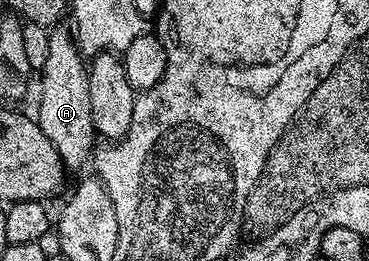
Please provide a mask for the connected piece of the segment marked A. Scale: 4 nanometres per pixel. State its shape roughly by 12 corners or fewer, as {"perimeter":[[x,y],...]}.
{"perimeter":[[49,32],[34,120],[76,169],[98,137],[85,58]]}

